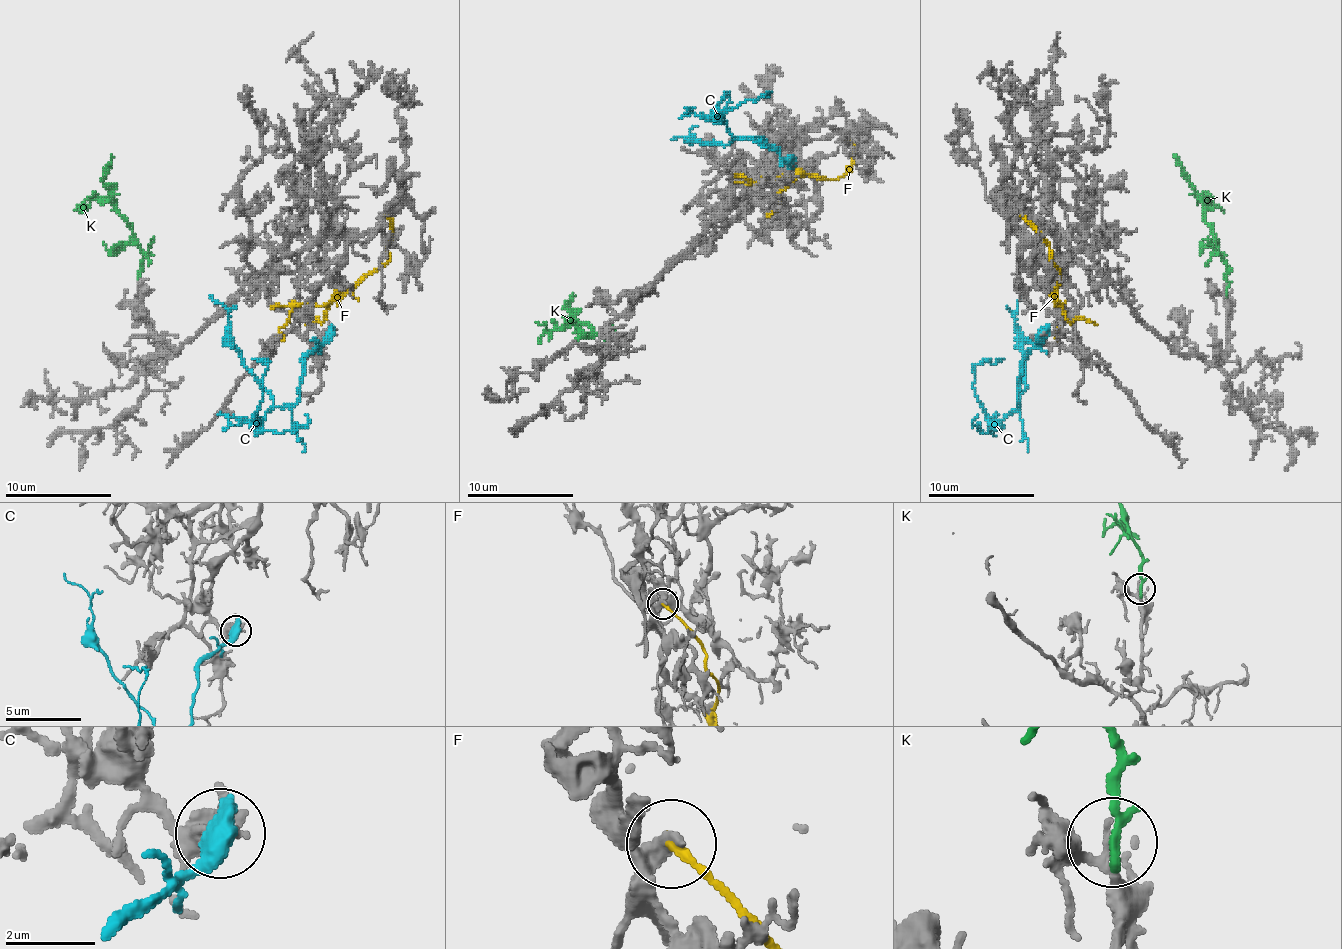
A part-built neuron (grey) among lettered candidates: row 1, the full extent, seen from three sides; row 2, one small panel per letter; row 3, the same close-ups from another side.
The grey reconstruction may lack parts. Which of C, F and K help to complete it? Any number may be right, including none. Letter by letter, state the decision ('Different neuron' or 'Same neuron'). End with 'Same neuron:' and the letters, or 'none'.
C: Different neuron
F: Different neuron
K: Same neuron
Same neuron: K

